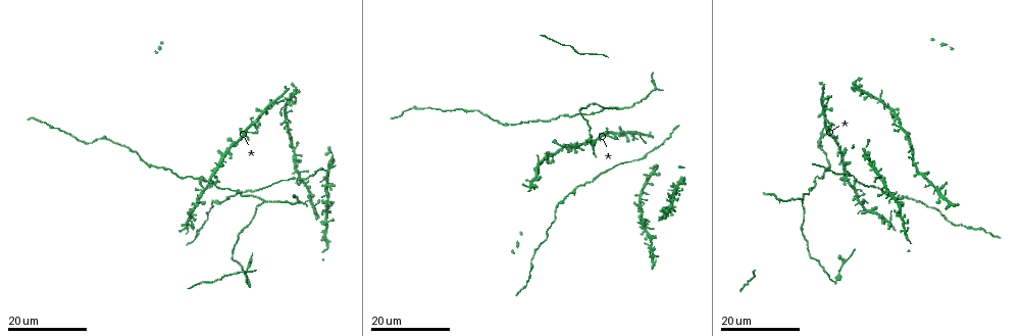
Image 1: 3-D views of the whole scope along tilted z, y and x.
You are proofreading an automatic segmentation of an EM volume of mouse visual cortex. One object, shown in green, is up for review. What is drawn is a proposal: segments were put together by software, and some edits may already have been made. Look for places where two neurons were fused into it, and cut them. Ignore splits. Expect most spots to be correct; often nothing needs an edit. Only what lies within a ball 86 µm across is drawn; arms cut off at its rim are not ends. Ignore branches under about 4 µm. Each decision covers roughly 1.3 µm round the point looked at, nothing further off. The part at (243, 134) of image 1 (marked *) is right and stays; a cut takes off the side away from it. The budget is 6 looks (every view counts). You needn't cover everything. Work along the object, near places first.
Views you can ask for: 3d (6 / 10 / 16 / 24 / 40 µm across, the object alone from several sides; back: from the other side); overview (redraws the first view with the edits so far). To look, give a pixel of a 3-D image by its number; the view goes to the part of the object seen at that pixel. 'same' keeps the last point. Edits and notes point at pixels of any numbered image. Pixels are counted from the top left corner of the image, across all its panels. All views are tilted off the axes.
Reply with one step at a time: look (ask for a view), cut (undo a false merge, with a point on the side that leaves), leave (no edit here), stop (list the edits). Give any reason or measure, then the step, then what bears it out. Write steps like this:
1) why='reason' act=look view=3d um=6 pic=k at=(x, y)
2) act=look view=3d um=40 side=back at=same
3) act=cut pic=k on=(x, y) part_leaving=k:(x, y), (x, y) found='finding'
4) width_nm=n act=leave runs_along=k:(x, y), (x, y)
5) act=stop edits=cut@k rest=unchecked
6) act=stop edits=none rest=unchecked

act=look view=3d um=16 pic=1 at=(557, 204)

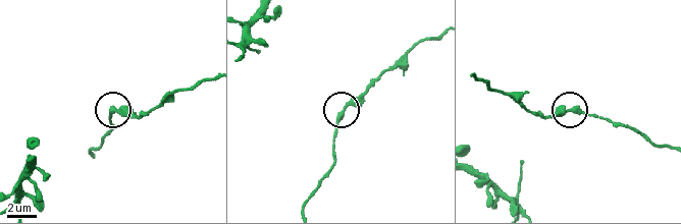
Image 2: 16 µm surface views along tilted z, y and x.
act=look view=3d um=6 pic=2 at=(349, 104)

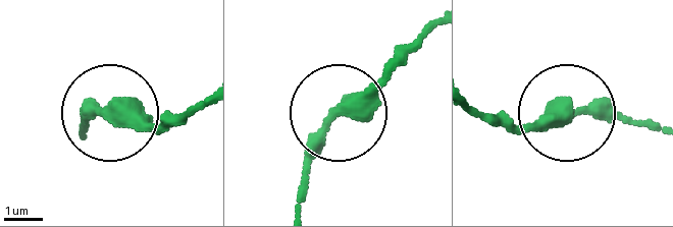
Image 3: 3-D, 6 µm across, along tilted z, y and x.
act=leave found='one neuron here'

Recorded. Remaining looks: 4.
why='three arms meet' act=look view=3d um=24 pic=1 at=(263, 202)

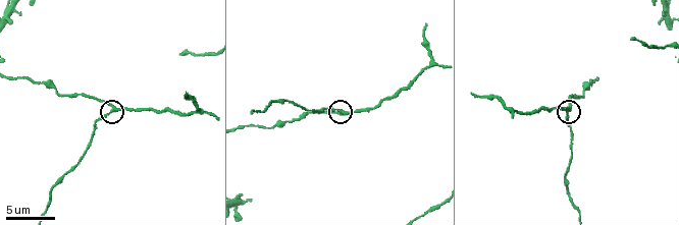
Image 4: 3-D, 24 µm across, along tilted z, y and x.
act=look view=3d um=10 pic=4 at=(117, 108)

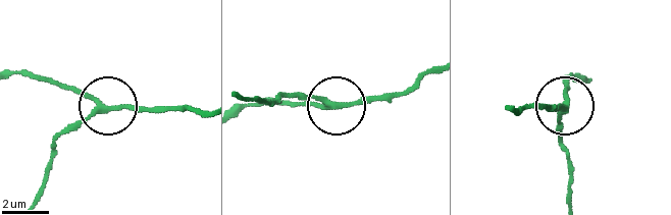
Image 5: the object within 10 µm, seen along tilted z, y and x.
width_nm=210 act=leave found='all the same neuron'

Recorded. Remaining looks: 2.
act=stop edits=none rest=unchecked

